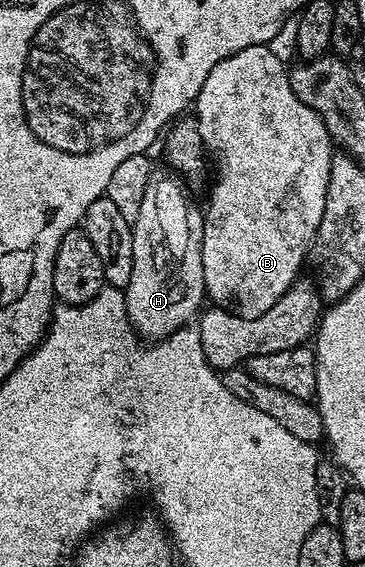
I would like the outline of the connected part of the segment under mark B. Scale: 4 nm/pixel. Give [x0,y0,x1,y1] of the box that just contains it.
[193,45,333,318]

